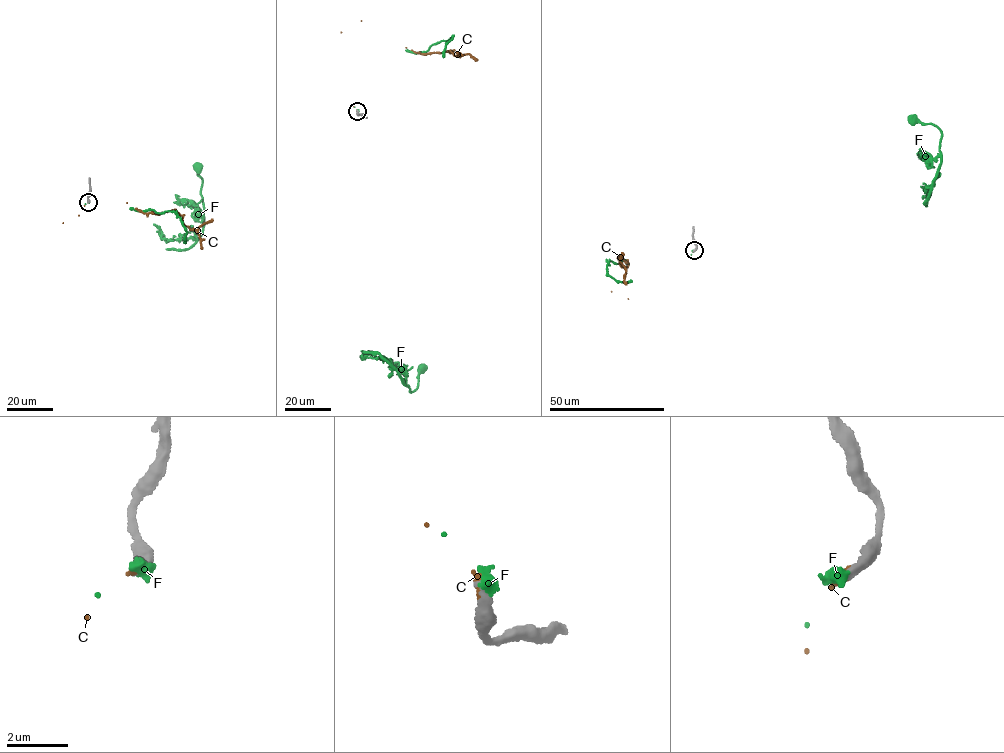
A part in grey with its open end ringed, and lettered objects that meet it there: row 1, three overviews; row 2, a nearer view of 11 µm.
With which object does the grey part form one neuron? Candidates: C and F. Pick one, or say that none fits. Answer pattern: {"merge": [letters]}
{"merge": ["C"]}

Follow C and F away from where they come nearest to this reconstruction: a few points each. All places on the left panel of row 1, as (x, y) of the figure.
C: (88, 202), (63, 223), (127, 203), (146, 213), (175, 210), (183, 216), (182, 222), (197, 231), (201, 249)
F: (88, 202), (154, 225), (167, 241), (171, 240), (142, 211), (173, 210), (186, 230), (185, 243)

